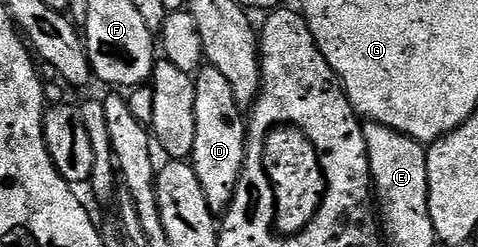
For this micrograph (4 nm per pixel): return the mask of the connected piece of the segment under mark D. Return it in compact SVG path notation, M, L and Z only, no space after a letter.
M205 65L194 74L194 148L190 164L214 212L228 209L232 191L244 169L246 126L240 123L240 110L230 84L213 66Z

